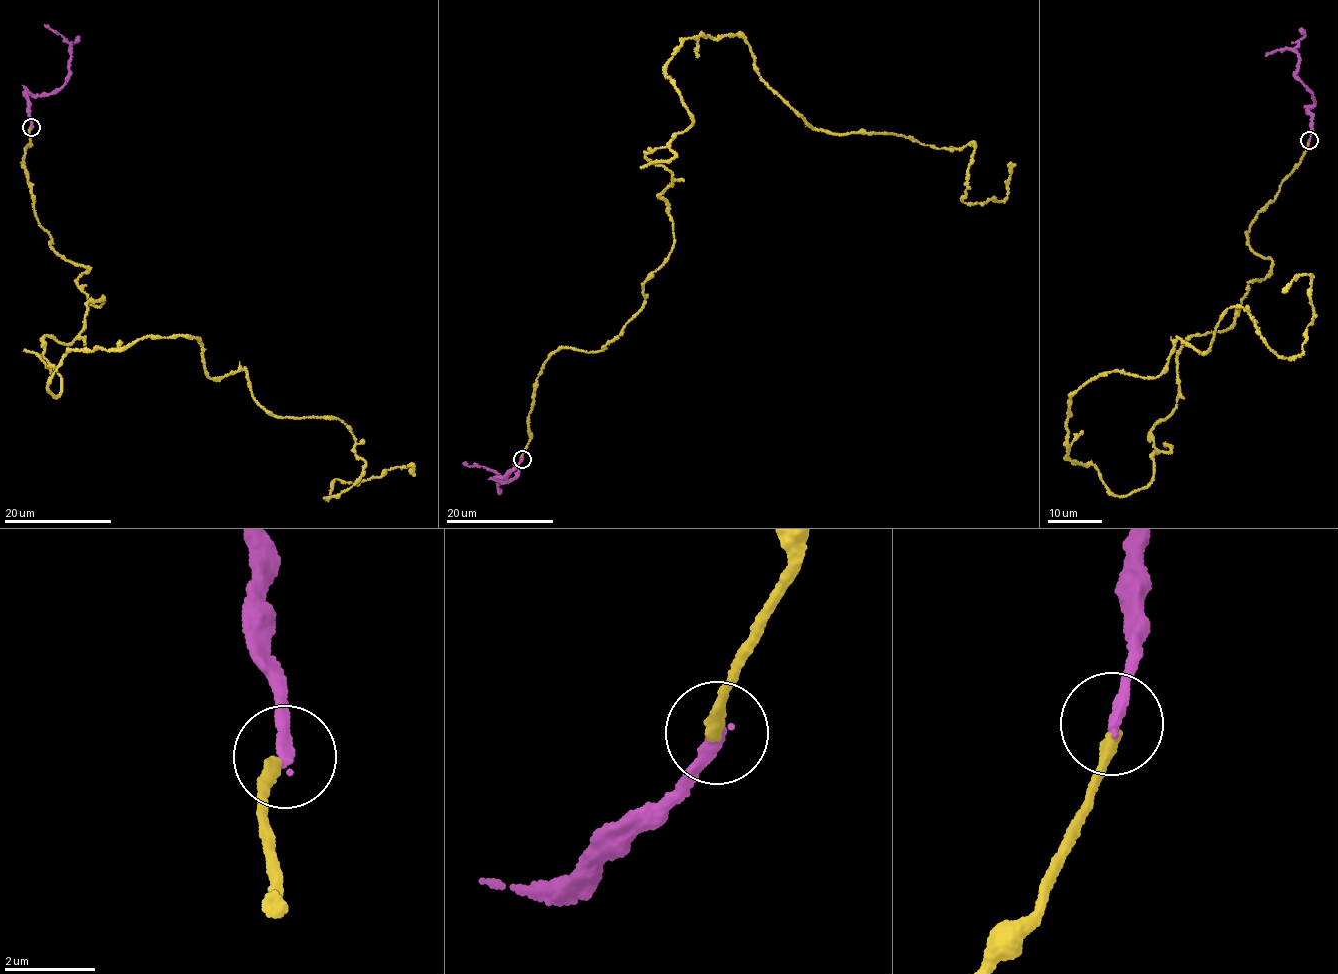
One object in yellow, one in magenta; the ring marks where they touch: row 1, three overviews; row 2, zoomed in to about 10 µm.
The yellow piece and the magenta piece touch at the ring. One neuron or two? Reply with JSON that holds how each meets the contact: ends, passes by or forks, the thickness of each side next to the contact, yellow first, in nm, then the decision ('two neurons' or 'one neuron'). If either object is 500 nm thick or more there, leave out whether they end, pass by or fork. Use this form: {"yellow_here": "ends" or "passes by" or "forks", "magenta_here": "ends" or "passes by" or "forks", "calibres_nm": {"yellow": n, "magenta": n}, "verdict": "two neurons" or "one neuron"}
{"yellow_here": "ends", "magenta_here": "ends", "calibres_nm": {"yellow": 280, "magenta": 240}, "verdict": "two neurons"}

